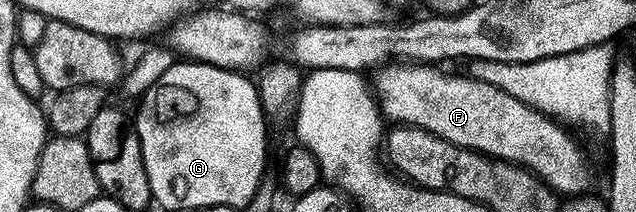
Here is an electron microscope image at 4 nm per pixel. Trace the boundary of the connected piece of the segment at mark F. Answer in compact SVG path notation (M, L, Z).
M394 60L380 67L372 75L374 78L373 82L371 78L371 90L380 113L388 121L390 118L390 123L418 126L456 146L477 150L491 158L500 158L503 162L513 162L531 171L536 178L540 178L561 196L583 194L592 187L589 186L593 182L589 162L585 159L580 144L565 132L566 127L560 121L515 100L515 96L495 88L495 84L483 84L483 80L475 80L464 73L461 74L448 74L445 68L438 68L433 64Z

